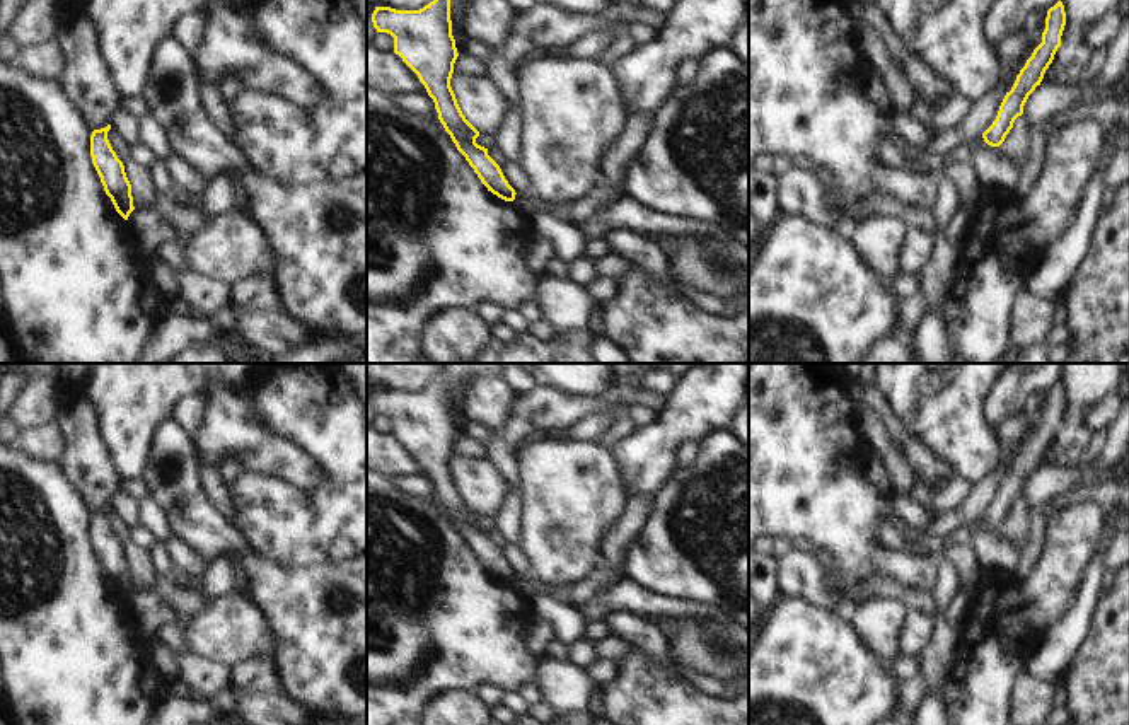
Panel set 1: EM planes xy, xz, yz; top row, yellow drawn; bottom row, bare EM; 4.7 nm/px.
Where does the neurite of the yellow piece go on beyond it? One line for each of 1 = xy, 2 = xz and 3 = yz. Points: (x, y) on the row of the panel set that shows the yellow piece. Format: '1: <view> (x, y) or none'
1: none
2: none
3: none

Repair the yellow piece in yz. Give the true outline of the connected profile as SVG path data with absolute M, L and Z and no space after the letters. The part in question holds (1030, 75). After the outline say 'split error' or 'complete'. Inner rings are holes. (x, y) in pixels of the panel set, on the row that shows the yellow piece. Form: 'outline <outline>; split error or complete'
outline M1059 0L1047 10L1045 29L1042 32L1042 43L1033 49L1025 67L1016 75L1016 80L1010 92L1006 92L998 116L993 125L982 133L982 138L991 147L999 147L1013 123L1023 114L1023 106L1028 96L1040 85L1045 70L1054 60L1057 48L1061 46L1061 36L1066 26L1064 5Z; complete

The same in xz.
outline M433 0L420 10L375 7L372 22L377 32L394 38L394 53L418 75L435 102L440 123L481 183L498 198L513 201L515 189L488 155L488 148L476 143L479 131L462 114L450 87L459 56L452 36L450 0Z; complete

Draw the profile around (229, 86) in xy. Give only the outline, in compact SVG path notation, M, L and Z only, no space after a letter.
M229 73L217 82L220 97L227 106L232 106L239 94L244 90L235 73Z

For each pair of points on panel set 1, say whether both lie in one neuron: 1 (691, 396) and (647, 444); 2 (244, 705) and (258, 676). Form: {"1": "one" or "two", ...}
{"1": "one", "2": "two"}

